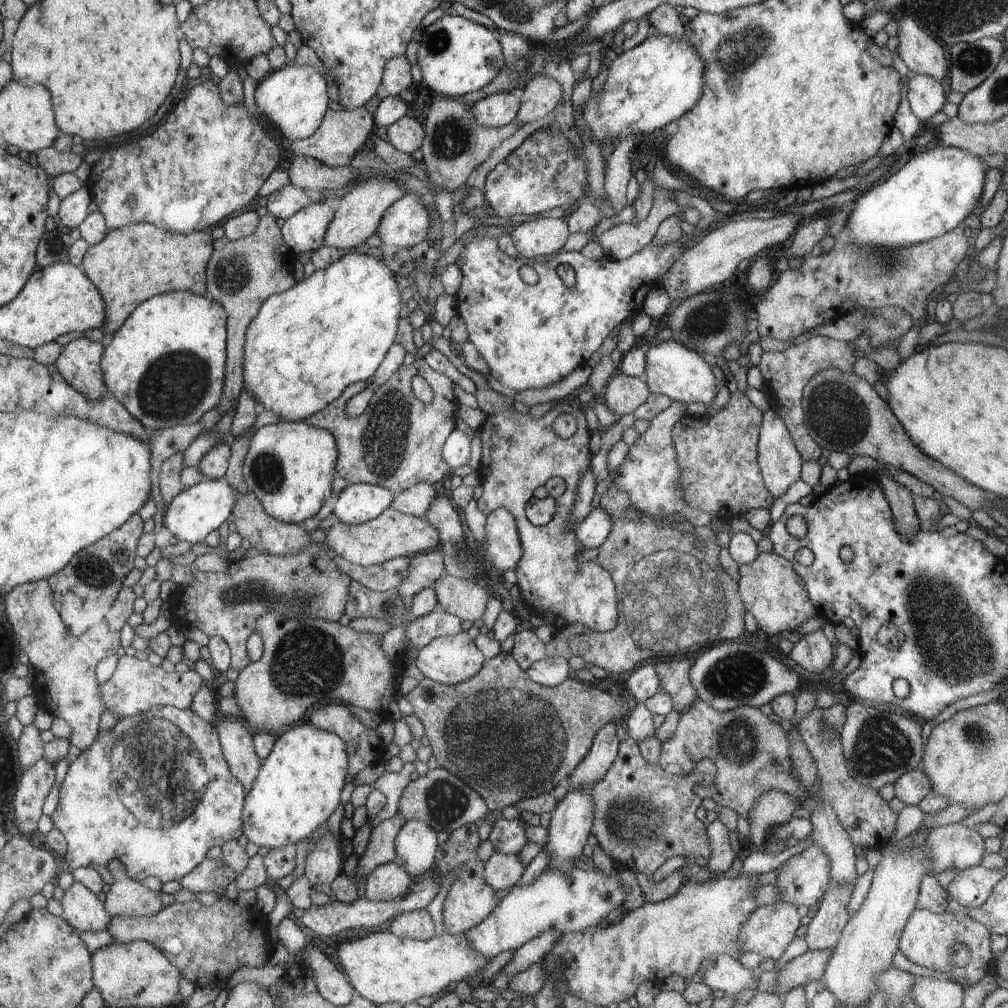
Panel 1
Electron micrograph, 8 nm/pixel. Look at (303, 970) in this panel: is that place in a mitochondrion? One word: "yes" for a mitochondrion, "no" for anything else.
no

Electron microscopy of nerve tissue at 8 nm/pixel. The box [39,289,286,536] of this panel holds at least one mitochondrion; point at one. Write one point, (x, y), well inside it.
(172, 387)

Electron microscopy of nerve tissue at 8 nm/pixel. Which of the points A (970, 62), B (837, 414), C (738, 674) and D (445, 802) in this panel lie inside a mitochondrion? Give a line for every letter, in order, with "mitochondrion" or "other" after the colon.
A: mitochondrion
B: mitochondrion
C: mitochondrion
D: mitochondrion

